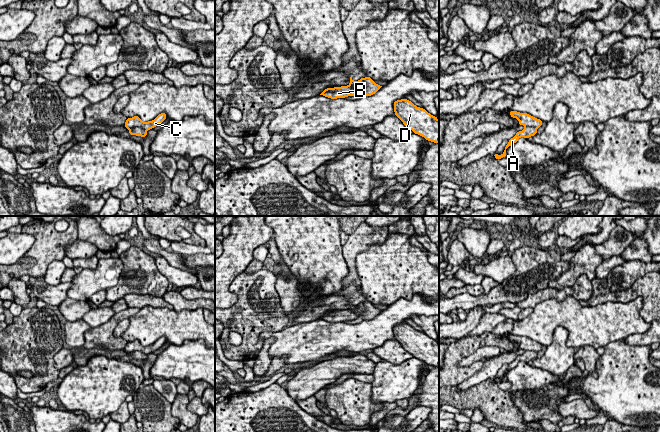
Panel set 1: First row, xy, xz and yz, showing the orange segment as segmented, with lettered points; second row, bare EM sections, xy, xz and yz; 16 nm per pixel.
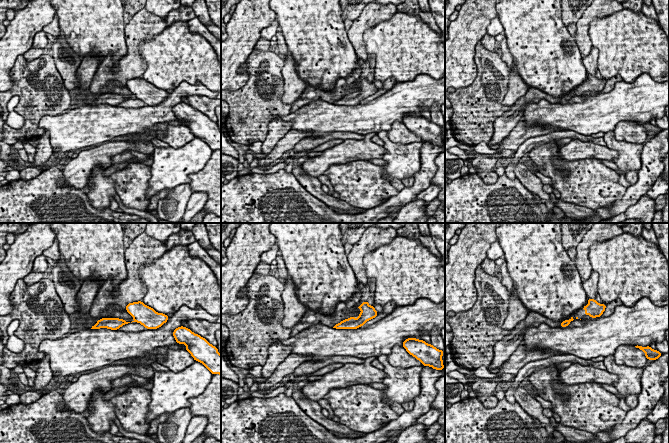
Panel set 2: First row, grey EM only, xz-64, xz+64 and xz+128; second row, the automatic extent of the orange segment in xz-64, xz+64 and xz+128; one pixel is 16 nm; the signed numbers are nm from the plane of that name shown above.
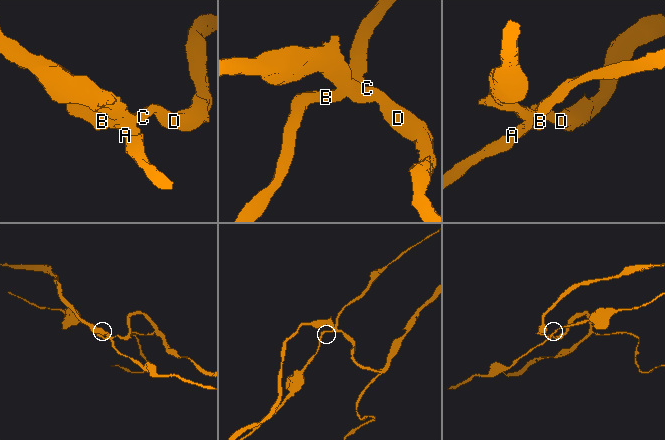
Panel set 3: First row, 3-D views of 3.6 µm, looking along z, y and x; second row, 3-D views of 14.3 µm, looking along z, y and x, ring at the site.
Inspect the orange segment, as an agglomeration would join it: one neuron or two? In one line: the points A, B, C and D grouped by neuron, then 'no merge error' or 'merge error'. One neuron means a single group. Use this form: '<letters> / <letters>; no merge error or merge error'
A B / C D; merge error

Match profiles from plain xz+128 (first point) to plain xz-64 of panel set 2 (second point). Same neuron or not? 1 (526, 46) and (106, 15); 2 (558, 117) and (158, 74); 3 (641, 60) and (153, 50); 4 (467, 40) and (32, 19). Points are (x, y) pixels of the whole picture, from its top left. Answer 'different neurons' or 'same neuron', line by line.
1: same neuron
2: different neurons
3: same neuron
4: same neuron

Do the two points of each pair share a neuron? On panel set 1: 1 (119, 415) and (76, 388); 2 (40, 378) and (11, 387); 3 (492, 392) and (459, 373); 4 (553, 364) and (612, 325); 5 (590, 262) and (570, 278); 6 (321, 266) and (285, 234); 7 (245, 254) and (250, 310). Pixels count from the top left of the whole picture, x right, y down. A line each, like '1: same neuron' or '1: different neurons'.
1: different neurons
2: different neurons
3: different neurons
4: different neurons
5: same neuron
6: same neuron
7: different neurons

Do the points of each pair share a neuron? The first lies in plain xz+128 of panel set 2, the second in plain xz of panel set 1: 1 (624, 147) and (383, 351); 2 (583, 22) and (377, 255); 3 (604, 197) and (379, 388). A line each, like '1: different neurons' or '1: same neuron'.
1: different neurons
2: different neurons
3: different neurons

